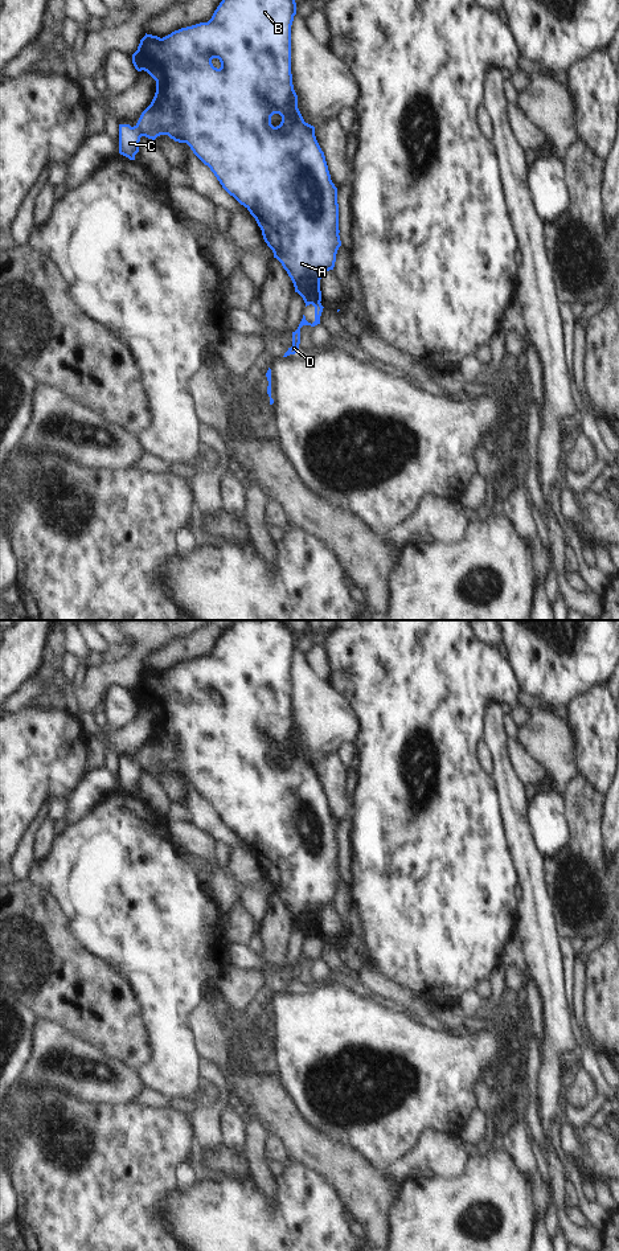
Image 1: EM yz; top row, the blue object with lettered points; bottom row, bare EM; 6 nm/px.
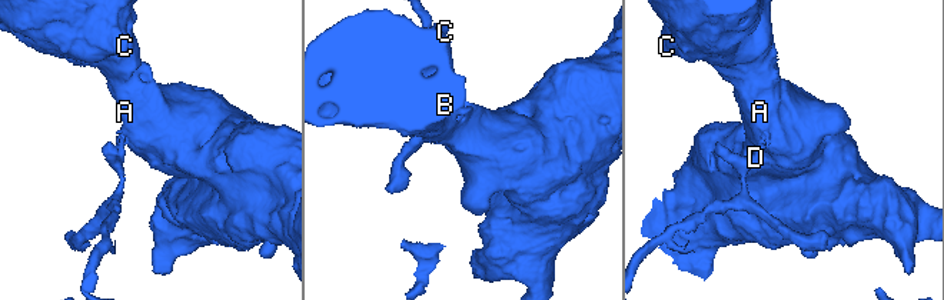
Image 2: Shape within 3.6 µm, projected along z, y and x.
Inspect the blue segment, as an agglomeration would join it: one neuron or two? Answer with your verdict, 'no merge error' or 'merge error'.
merge error

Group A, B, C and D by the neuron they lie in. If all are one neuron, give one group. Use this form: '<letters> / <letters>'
A B C / D

